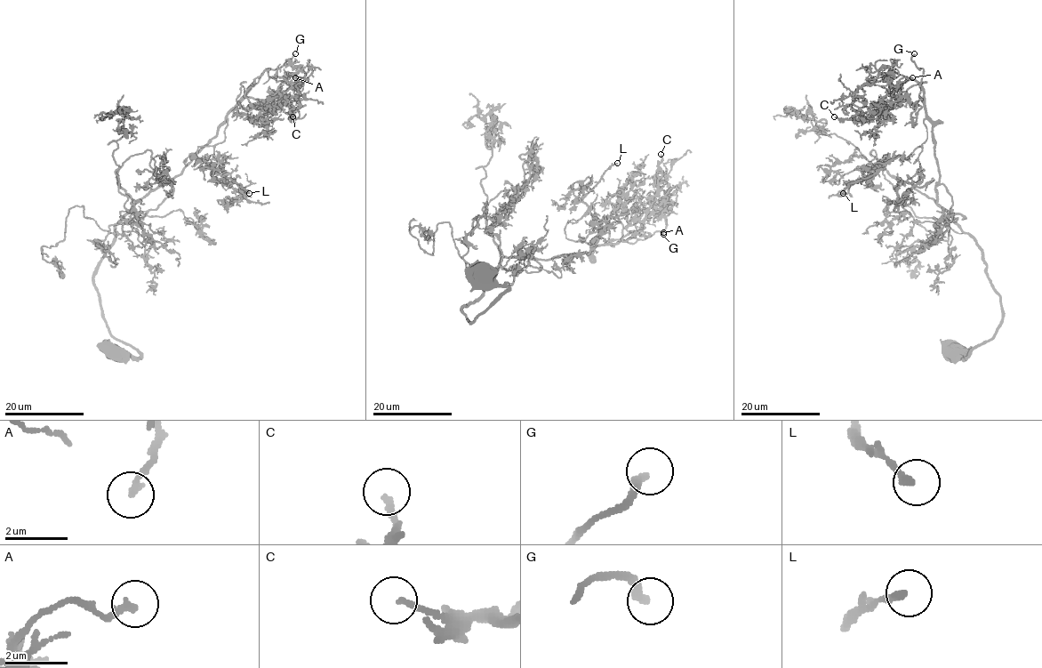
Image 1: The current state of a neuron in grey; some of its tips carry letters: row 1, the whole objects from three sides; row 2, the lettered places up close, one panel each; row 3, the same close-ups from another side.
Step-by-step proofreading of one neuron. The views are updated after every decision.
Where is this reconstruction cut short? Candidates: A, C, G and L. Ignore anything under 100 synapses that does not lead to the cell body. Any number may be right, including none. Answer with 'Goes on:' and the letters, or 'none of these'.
Goes on: G

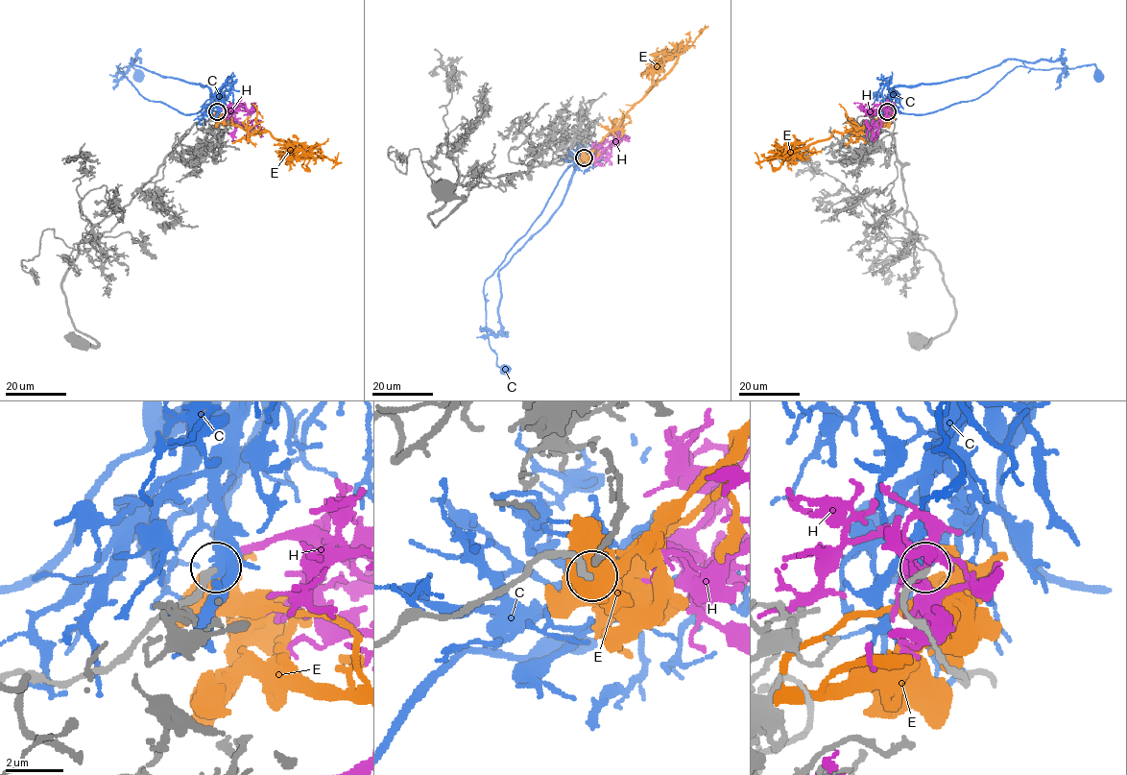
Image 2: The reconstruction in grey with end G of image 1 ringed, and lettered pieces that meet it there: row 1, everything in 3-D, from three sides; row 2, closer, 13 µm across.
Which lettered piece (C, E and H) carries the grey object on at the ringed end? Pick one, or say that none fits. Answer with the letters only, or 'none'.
H

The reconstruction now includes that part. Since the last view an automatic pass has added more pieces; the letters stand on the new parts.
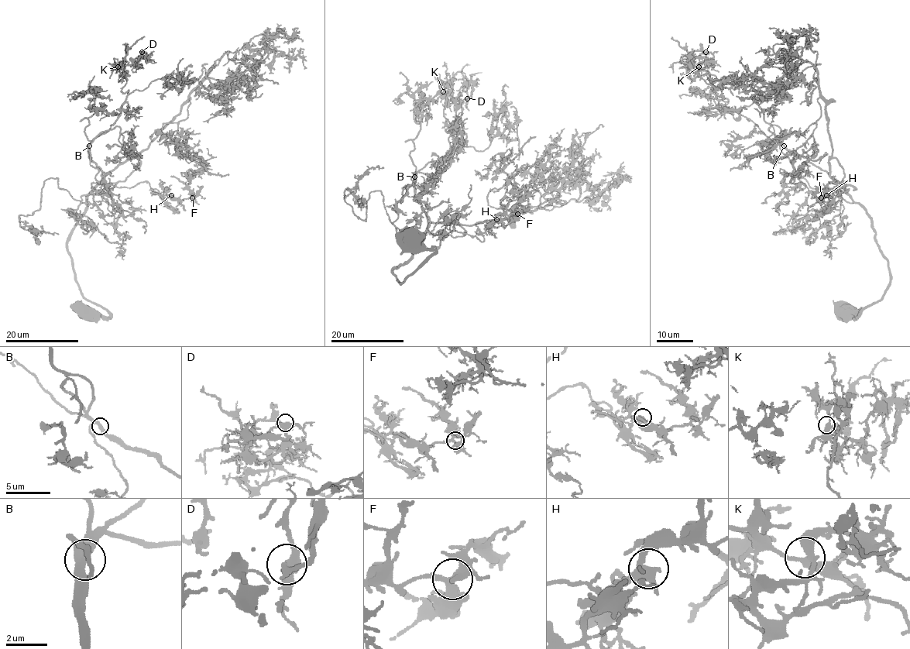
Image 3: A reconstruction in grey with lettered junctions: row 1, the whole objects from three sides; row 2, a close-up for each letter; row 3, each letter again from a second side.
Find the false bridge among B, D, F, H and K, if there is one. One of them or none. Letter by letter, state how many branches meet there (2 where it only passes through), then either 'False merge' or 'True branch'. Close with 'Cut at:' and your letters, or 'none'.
B: Branches: 3. True branch
D: Branches: 3. True branch
F: Branches: 3. True branch
H: Branches: 3. True branch
K: Branches: 3. True branch
Cut at: none

